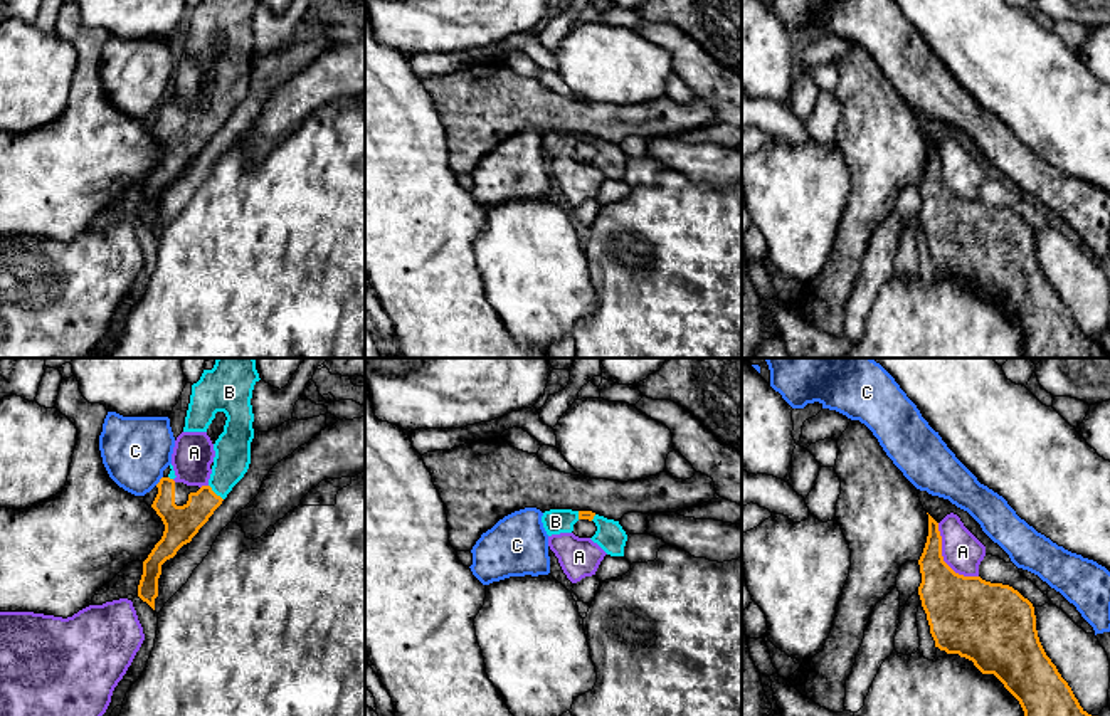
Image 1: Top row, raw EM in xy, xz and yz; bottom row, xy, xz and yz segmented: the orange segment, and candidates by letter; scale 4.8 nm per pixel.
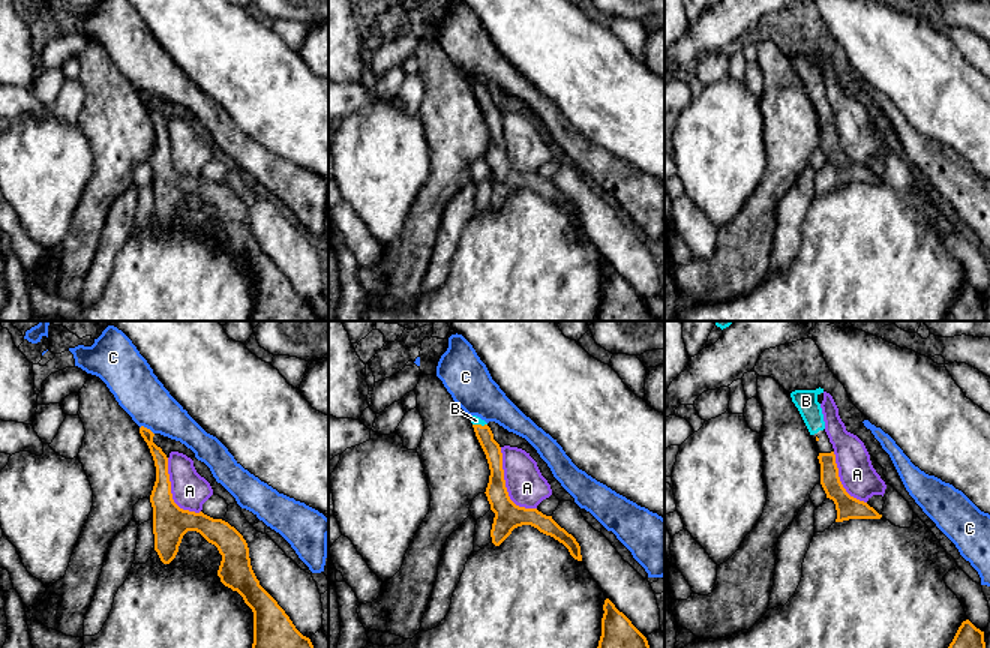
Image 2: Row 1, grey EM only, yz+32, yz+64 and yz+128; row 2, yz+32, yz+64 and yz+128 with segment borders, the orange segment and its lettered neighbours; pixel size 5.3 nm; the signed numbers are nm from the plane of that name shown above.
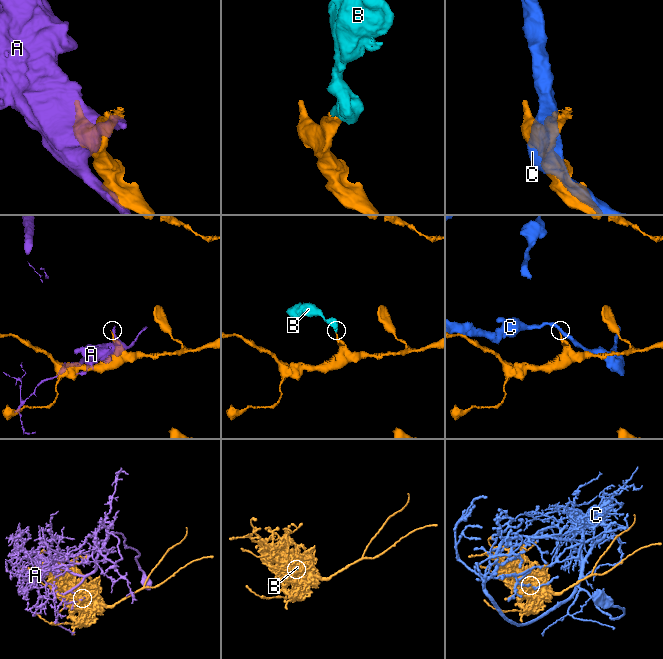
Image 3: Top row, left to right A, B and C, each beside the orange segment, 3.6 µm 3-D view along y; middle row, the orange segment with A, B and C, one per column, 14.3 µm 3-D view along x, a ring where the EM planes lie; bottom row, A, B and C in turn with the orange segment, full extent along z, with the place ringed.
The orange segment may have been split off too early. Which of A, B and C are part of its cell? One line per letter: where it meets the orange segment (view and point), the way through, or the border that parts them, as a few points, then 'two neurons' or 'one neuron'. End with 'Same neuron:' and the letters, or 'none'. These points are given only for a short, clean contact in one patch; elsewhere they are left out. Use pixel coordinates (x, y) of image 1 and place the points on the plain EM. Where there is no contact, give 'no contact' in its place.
A: meets orange in yz at (942, 182); two neurons
B: meets orange in xy at (214, 116); runs through xy (182, 147), (214, 116), (229, 91), (232, 73); one neuron
C: meets orange in xy at (160, 105); two neurons
Same neuron: B

